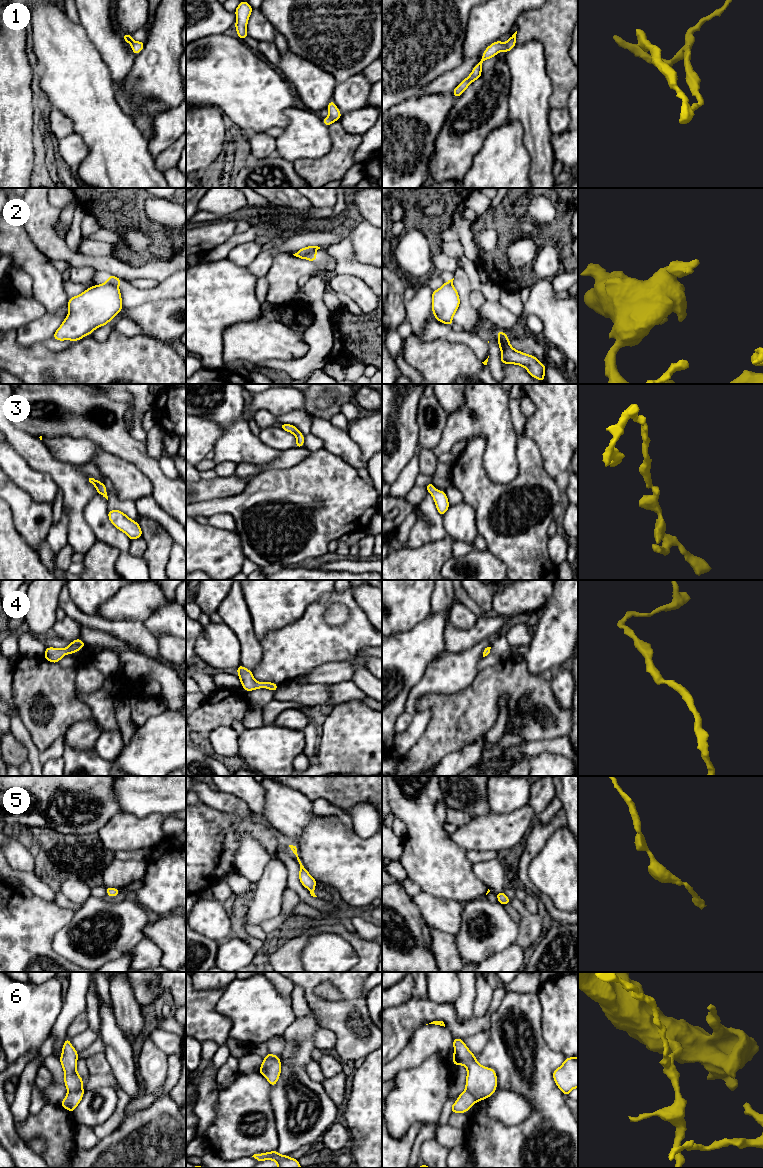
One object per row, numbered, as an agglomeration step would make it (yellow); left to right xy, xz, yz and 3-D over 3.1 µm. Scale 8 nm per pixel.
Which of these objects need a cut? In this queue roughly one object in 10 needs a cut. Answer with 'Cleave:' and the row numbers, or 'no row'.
Cleave: 2, 6

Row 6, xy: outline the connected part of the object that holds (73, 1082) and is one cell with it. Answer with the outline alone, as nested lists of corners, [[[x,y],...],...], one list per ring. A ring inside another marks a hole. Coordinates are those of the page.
[[[69,1038],[65,1039],[60,1056],[61,1066],[64,1070],[64,1083],[68,1092],[84,1091],[83,1080],[77,1072],[78,1052],[72,1046]]]

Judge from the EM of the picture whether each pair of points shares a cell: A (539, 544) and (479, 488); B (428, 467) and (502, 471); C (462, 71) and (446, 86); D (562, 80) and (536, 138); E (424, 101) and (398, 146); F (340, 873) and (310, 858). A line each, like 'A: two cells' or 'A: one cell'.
A: one cell
B: two cells
C: one cell
D: two cells
E: one cell
F: one cell

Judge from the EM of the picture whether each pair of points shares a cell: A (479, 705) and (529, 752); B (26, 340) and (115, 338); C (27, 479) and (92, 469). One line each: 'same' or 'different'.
A: different
B: different
C: different

